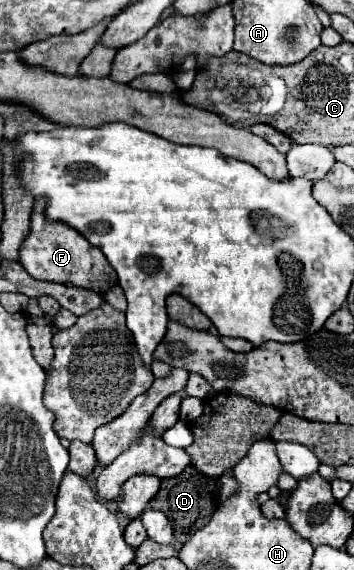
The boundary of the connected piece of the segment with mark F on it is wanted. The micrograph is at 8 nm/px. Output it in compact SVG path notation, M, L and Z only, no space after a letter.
M38 198L34 204L30 232L20 246L18 262L36 280L72 284L100 294L118 284L114 268L96 246L92 246L82 234L78 234L72 226L66 226L64 222L46 222L46 198Z

